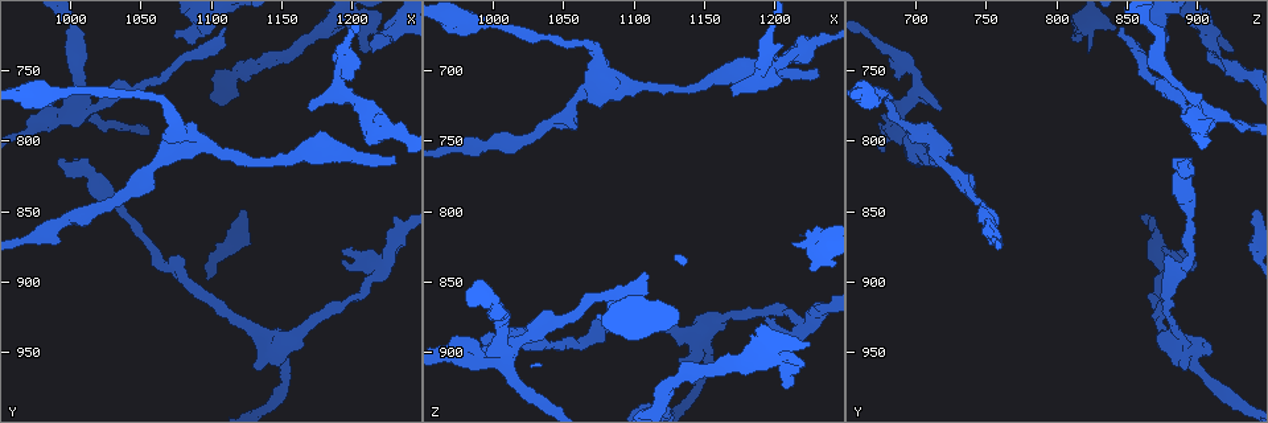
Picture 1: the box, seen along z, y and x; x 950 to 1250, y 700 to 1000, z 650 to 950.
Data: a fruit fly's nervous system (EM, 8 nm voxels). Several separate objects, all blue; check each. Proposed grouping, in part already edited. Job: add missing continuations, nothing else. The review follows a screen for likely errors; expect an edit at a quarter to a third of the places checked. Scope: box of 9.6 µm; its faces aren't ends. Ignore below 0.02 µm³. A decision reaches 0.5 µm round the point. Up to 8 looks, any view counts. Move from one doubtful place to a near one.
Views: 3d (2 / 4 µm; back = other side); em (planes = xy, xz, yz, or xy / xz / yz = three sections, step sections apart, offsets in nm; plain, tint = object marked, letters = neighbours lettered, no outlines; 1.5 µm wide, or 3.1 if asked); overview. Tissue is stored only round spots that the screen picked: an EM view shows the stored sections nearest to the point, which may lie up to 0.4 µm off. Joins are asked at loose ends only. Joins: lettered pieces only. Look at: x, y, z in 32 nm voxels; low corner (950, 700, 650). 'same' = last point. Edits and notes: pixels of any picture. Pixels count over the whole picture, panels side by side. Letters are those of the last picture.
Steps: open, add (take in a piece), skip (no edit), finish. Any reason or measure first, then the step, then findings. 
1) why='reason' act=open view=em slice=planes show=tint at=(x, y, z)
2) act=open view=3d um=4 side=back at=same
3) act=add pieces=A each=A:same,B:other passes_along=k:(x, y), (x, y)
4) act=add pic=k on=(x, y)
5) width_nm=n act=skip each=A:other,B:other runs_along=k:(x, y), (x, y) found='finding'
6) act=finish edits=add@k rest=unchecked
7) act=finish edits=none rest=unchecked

why='stops while still wide' act=open view=3d um=4 at=(992, 814, 890)

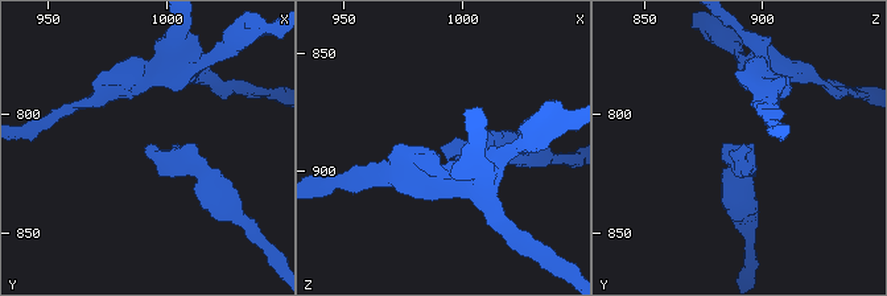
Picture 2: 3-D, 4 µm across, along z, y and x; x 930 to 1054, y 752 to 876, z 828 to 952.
why='shape alone is not enough' act=open view=em slice=xy step=4 show=tint at=(992, 815, 890)

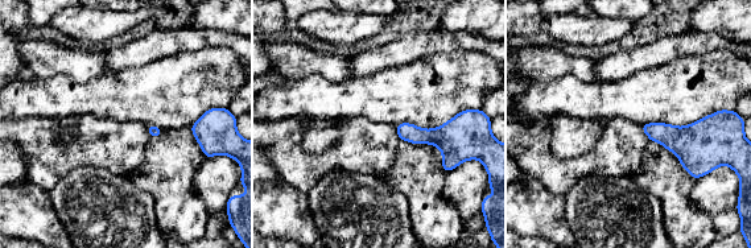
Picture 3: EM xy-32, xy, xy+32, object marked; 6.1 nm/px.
why='another direction' act=open view=em slice=planes show=letters at=same

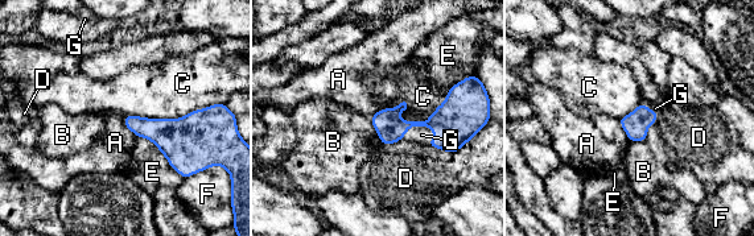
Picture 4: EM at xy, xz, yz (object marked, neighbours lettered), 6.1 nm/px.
act=add pieces=G each=A:other,B:other,C:other,D:other,E:other,F:other,G:same passes_along=4:(457, 120), (417, 125), (421, 135) found='it goes on there'

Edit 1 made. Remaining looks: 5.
why='redraw' act=open view=overview

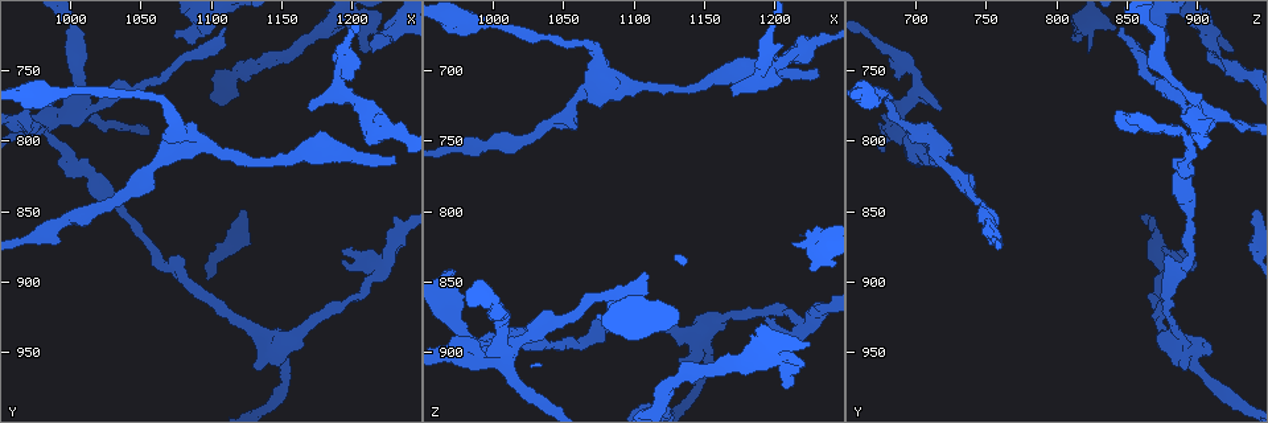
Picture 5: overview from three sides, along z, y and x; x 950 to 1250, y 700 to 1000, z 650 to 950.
why='branch stops here' act=open view=em slice=xz step=4 show=tint at=(974, 788, 842)

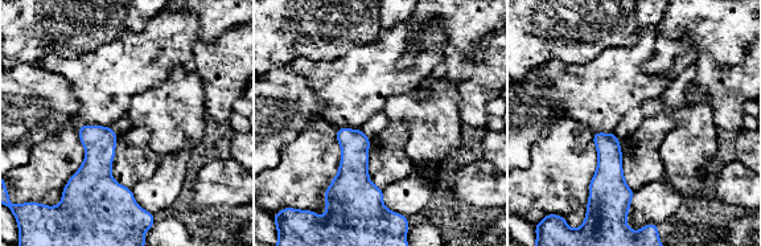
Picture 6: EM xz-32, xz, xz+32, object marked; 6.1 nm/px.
act=open view=em slice=planes show=letters at=same

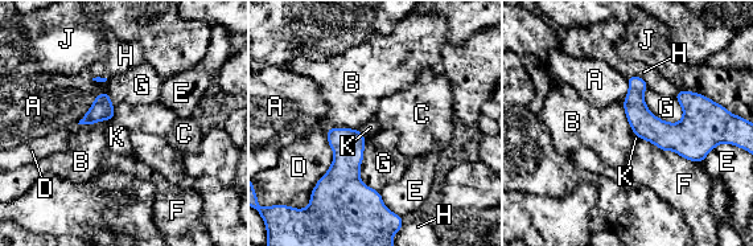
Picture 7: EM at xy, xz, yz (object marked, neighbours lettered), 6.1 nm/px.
act=skip each=A:other,B:other,C:other,D:other,E:other,F:other,G:other,H:other,J:other,K:other border=7:(358, 128), (366, 138) found='no lettered piece goes on from it'

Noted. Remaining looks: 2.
why='branch stops here' act=open view=em slice=planes show=letters at=(1206, 738, 924)

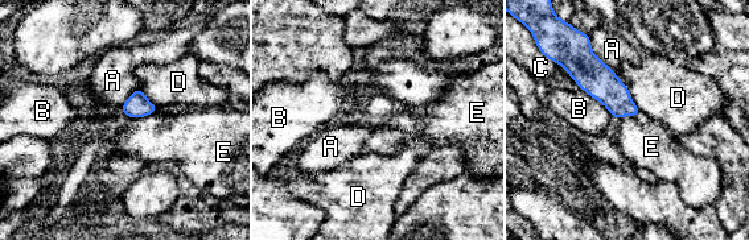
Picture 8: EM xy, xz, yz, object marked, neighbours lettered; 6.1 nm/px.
longest_contact=D:300nm act=skip each=A:other,B:other,C:other,D:other,E:other border=8:(155, 111), (135, 119) found='none of them fits'

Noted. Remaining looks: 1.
act=finish edits=add@4 rest=unchecked

